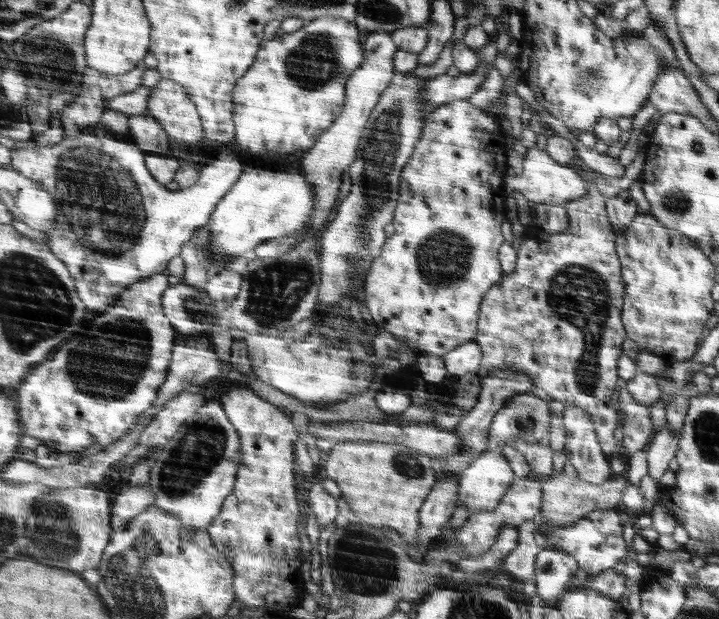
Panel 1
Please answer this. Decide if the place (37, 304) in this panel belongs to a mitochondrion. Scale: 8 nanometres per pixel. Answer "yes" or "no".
yes

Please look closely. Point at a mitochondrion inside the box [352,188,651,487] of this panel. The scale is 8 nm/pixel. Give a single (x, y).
(578, 294)

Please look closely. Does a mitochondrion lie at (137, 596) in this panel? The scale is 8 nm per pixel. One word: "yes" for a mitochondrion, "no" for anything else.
yes

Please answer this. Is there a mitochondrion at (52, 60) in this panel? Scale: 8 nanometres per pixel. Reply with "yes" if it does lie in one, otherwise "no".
yes

